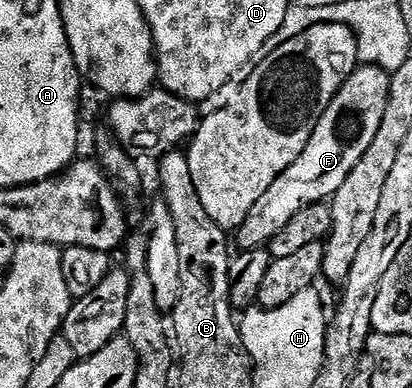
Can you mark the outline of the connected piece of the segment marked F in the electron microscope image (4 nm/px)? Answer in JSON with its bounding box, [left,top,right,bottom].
[235,65,390,251]

